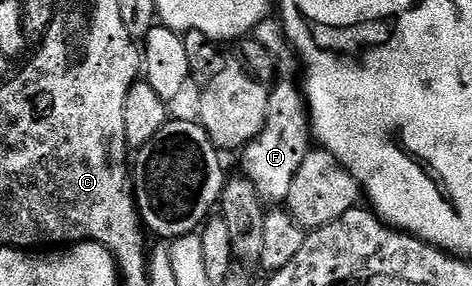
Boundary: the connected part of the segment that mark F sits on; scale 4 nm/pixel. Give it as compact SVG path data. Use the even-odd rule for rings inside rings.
M280 81L270 89L268 115L260 135L240 153L240 157L242 157L241 172L254 184L256 191L262 196L263 202L266 203L285 202L288 190L292 188L292 179L296 179L296 171L300 171L300 163L304 163L304 159L312 151L312 130L303 90L299 86L297 89L290 81Z

